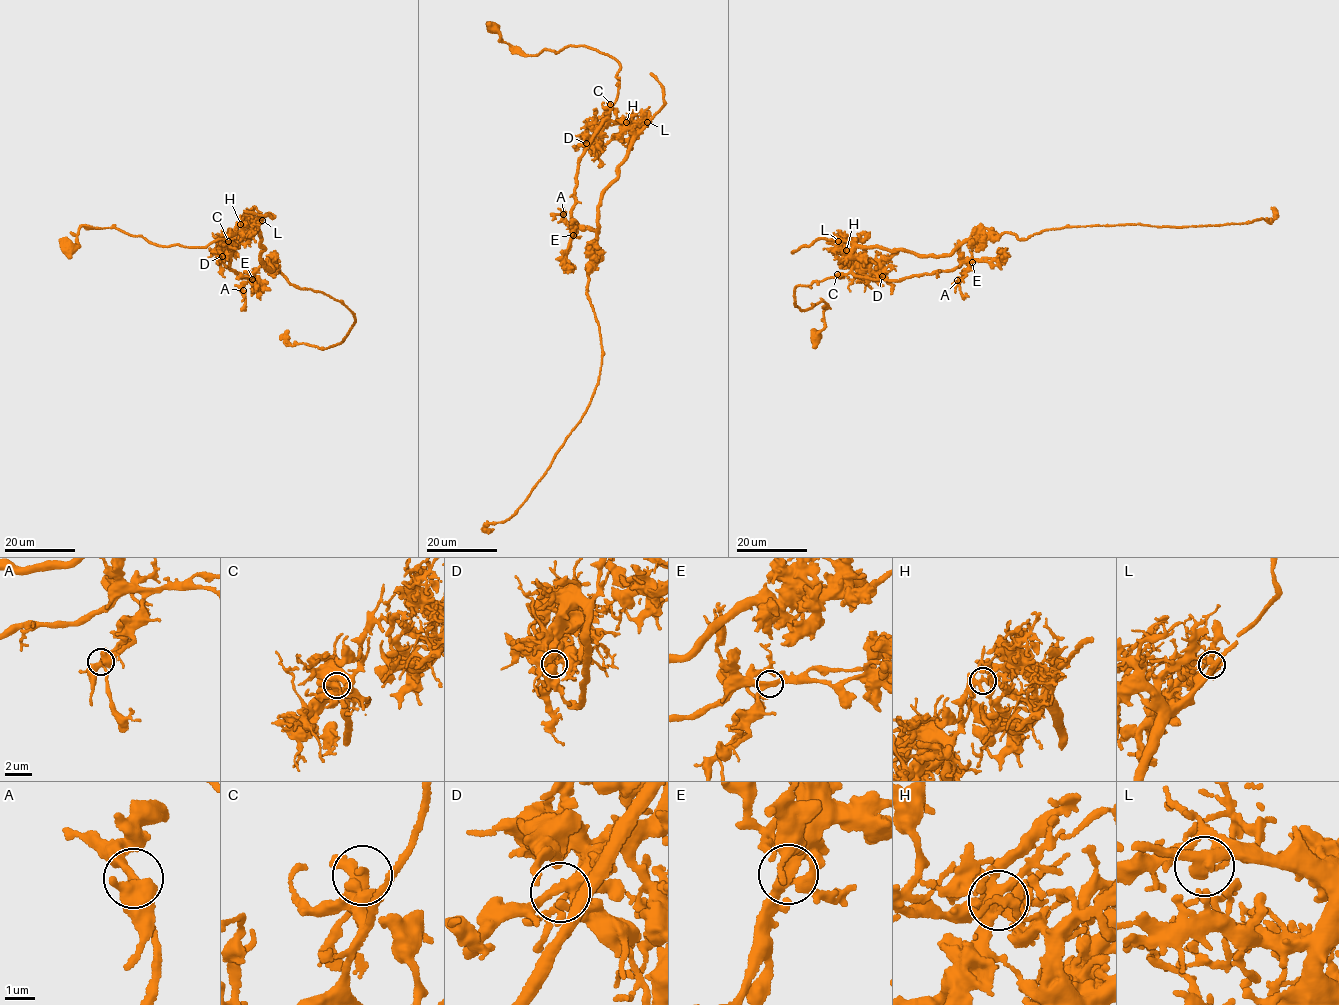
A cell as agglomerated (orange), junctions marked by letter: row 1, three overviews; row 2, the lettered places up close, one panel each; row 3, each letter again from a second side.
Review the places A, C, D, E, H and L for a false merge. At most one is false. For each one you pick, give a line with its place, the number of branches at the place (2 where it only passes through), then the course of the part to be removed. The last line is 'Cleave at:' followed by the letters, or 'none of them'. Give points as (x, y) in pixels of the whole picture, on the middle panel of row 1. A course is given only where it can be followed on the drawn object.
H: place (626, 122); branches 3; course (626, 122), (633, 143), (602, 194), (586, 290), (602, 348), (598, 384), (515, 513), (485, 527), (493, 529)
Cleave at: H

